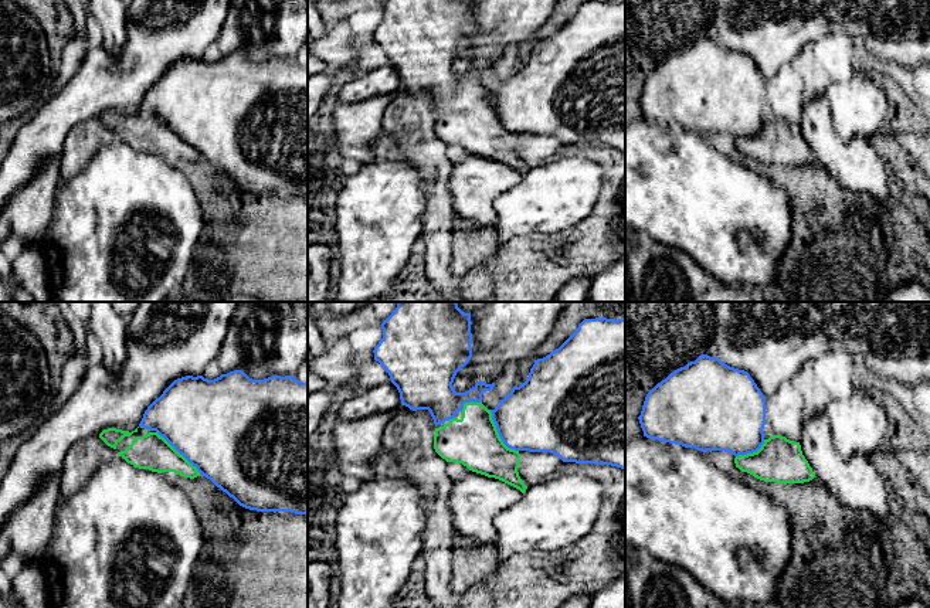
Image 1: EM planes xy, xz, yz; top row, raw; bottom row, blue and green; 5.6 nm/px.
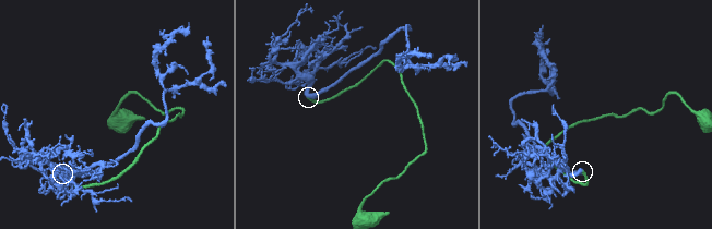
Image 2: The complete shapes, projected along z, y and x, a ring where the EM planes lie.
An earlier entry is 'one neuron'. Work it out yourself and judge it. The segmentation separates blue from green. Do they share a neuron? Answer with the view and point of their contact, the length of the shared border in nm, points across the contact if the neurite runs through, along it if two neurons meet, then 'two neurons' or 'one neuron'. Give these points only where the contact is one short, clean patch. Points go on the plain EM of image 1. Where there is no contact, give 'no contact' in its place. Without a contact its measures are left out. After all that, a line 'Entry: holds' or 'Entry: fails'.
xz (498, 115) | 280 nm | one neuron
Entry: holds

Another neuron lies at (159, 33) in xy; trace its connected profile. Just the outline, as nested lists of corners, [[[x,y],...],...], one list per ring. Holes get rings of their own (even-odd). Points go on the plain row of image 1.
[[[130,0],[126,7],[126,41],[119,55],[109,55],[101,47],[88,48],[75,75],[40,106],[31,122],[24,125],[13,142],[0,169],[0,213],[9,200],[37,177],[47,162],[61,156],[68,132],[78,123],[99,118],[103,112],[135,113],[147,89],[177,61],[203,58],[206,48],[218,38],[231,0]]]

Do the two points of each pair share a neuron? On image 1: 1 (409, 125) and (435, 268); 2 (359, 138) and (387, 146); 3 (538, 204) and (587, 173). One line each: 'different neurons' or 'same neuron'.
1: same neuron
2: different neurons
3: same neuron

